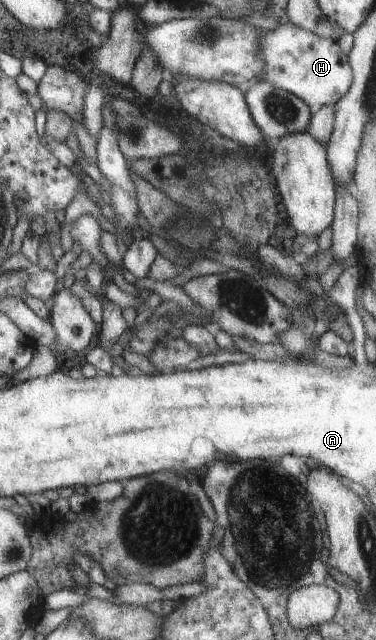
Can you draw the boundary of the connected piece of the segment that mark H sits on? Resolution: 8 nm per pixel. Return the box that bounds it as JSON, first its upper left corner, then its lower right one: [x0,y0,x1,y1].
[257,25,352,110]

